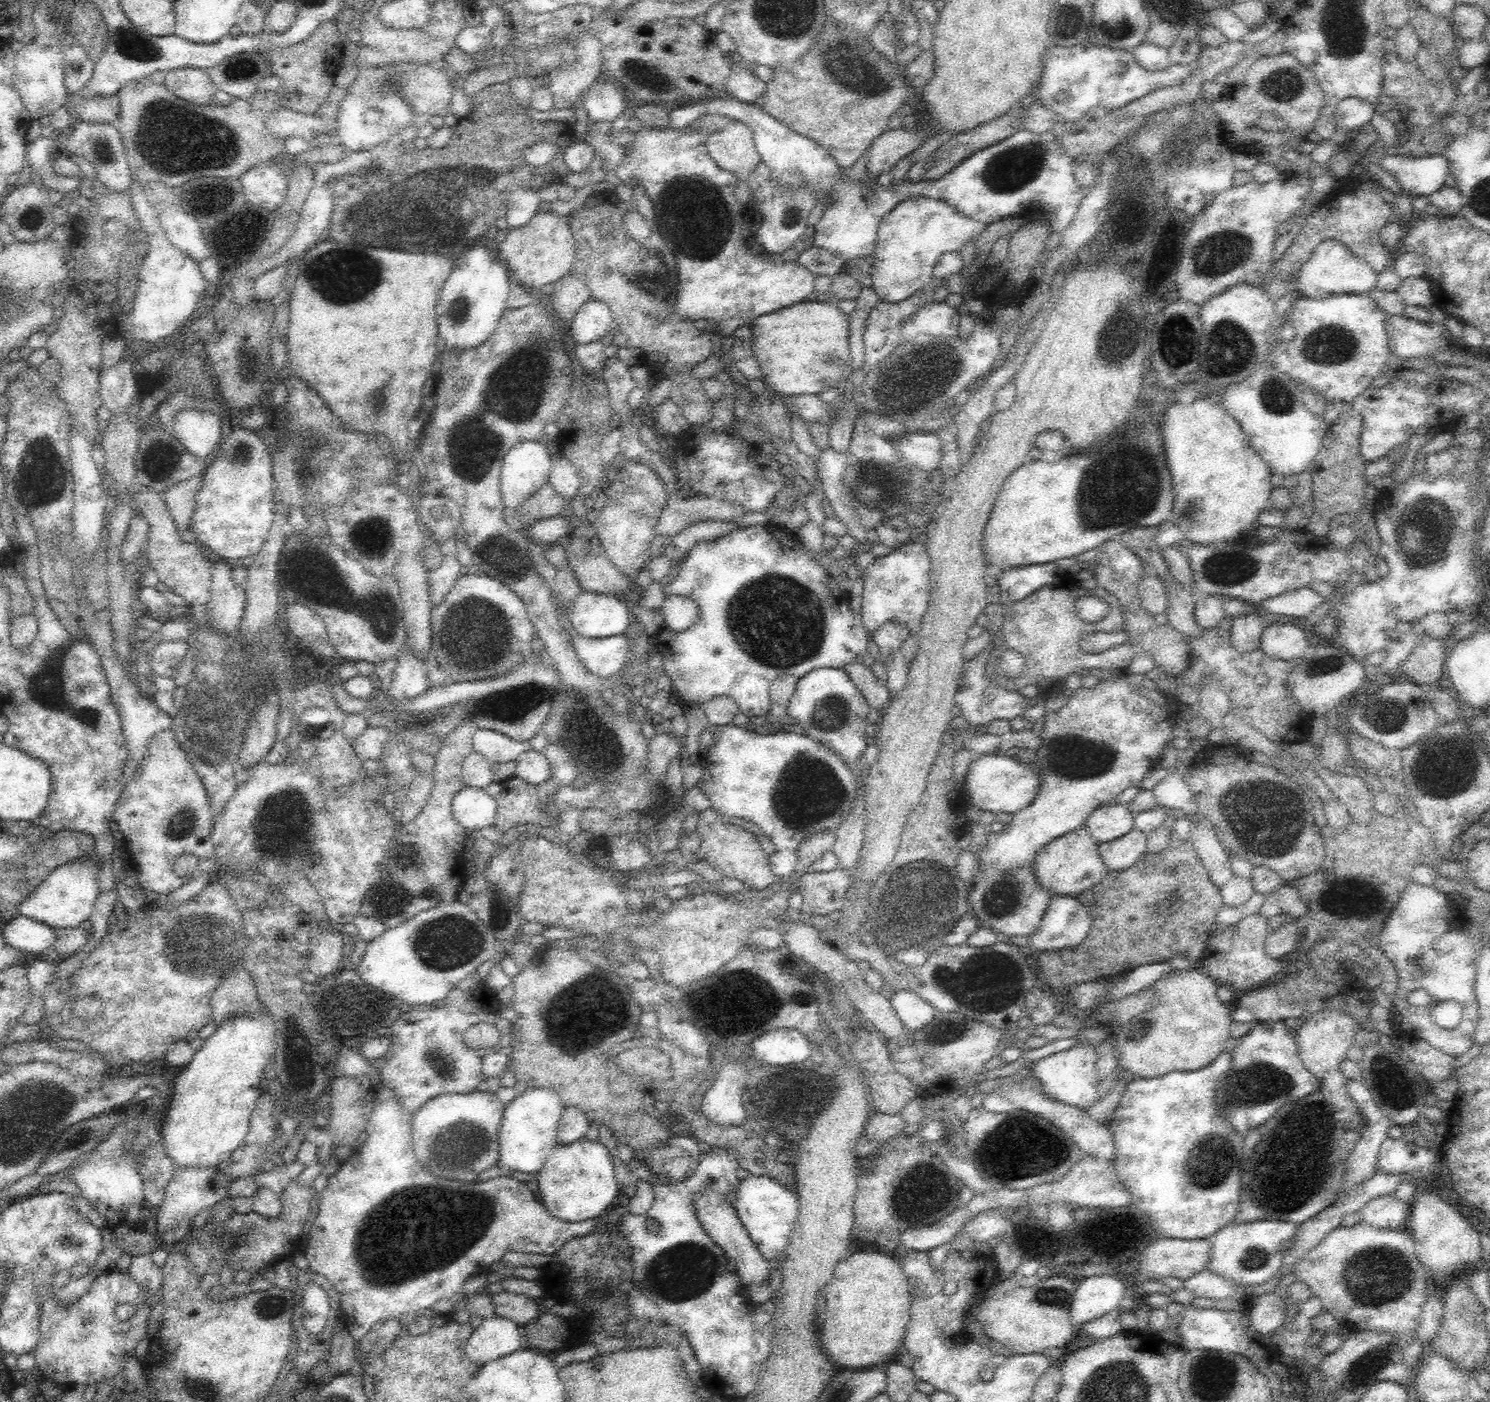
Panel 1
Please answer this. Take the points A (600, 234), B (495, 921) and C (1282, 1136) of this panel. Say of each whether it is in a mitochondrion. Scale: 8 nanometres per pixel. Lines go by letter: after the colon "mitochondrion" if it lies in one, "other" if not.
A: other
B: mitochondrion
C: other

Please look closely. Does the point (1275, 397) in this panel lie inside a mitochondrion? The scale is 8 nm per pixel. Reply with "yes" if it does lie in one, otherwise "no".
yes

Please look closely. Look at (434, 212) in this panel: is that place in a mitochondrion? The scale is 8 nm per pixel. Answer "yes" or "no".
yes

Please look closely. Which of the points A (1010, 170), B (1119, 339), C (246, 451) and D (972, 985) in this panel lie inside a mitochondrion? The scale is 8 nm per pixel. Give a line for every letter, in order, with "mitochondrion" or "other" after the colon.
A: mitochondrion
B: mitochondrion
C: mitochondrion
D: mitochondrion

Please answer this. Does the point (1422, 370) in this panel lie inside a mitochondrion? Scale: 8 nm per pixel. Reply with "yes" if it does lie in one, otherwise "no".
no

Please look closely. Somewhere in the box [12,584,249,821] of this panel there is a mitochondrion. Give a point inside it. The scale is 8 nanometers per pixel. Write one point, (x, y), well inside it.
(46, 687)

